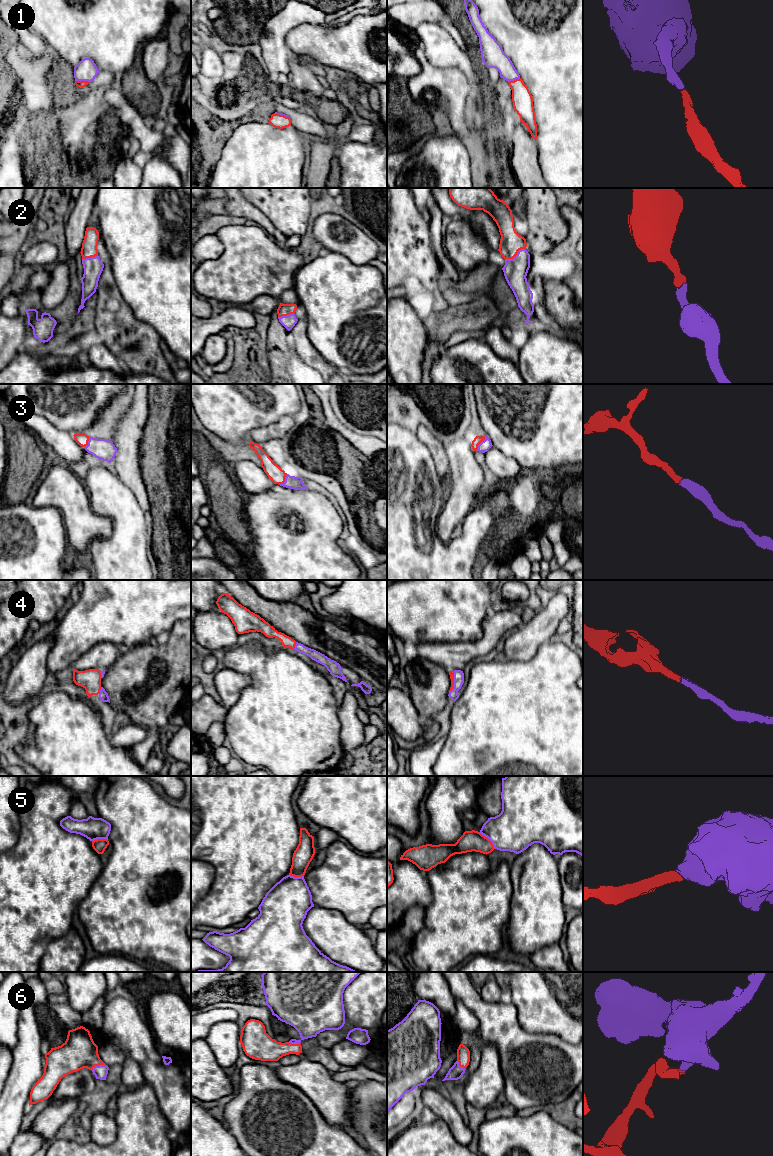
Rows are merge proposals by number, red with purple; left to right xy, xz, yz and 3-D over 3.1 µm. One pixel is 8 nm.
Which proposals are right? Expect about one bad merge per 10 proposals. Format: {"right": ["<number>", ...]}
{"right": ["1", "2", "3", "4", "5", "6"]}

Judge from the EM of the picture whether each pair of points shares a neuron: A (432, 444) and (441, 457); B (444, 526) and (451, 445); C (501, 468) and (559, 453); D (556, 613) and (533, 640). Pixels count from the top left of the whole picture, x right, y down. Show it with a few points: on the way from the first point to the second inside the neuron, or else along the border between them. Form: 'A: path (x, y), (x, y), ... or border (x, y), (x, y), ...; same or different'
A: path (435, 447), (439, 454); same
B: path (456, 506), (458, 504), (458, 465); same
C: border (499, 450), (512, 457), (522, 468); different
D: path (549, 620), (536, 633); same

